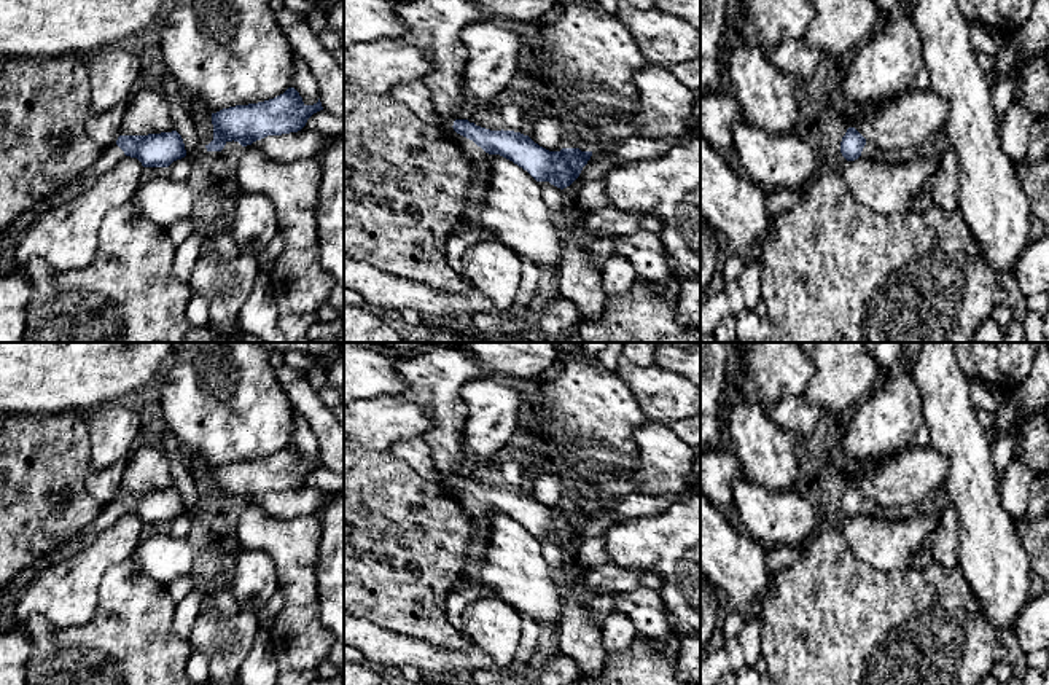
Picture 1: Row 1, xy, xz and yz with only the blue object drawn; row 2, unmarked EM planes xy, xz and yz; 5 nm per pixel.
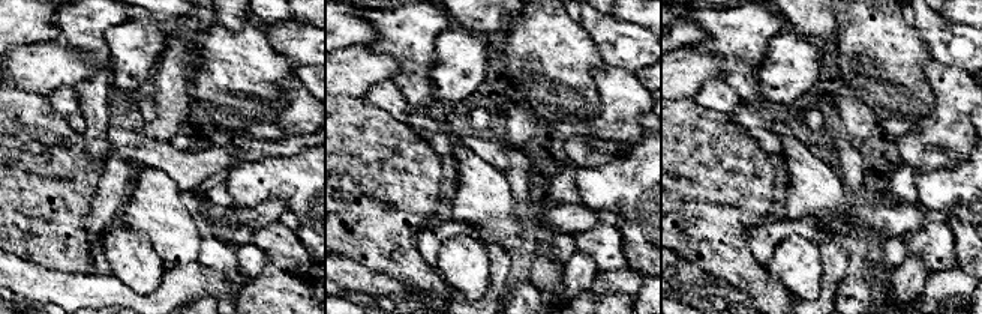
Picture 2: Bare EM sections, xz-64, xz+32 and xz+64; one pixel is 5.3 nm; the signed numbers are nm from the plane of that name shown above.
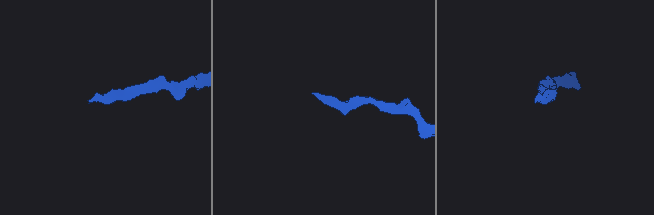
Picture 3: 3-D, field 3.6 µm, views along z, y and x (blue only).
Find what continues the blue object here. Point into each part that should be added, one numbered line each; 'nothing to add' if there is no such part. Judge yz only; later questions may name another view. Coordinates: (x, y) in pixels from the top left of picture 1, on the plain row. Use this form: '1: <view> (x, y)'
1: yz (869, 505)

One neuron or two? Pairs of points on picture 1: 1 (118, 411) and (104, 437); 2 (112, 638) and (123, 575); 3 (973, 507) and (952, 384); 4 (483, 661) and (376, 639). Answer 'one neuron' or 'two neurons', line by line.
1: one neuron
2: one neuron
3: one neuron
4: one neuron

